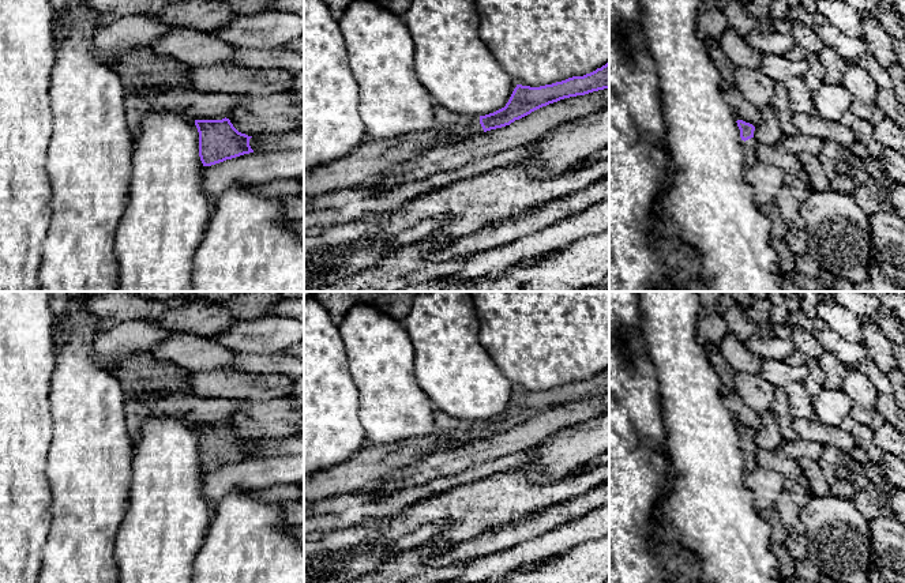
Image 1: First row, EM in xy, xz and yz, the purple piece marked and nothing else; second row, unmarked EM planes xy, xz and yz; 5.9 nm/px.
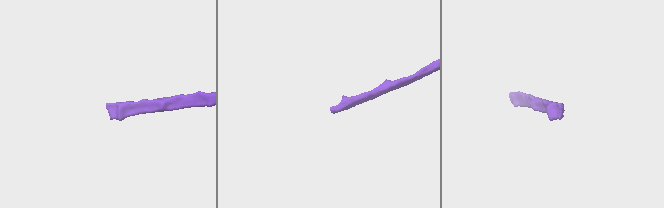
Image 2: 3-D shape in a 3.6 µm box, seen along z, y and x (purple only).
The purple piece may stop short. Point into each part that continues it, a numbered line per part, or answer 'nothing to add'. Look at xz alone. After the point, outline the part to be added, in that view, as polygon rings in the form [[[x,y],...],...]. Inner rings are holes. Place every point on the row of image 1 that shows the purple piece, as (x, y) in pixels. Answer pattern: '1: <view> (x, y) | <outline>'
1: xz (465, 125) | [[[435,105],[435,125],[448,129],[461,136],[480,135],[484,132],[480,124],[480,116],[462,116]]]

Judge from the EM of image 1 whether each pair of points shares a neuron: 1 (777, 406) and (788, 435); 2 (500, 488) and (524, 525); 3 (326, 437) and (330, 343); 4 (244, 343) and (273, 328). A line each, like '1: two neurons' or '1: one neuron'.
1: one neuron
2: two neurons
3: one neuron
4: one neuron

